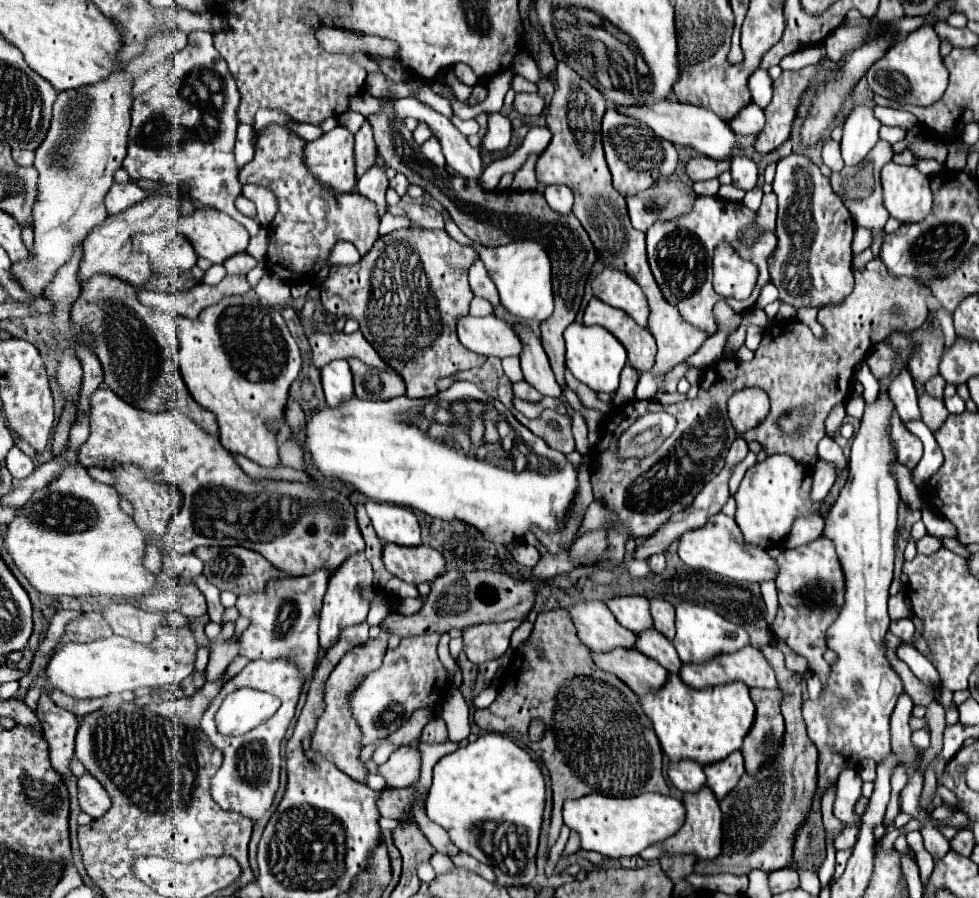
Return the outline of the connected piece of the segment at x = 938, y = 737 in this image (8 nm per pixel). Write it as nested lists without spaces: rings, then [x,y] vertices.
[[[933,701],[926,707],[925,717],[930,728],[930,747],[924,752],[924,759],[920,766],[921,771],[925,771],[931,760],[942,750],[943,732],[946,727],[945,710],[937,701]]]

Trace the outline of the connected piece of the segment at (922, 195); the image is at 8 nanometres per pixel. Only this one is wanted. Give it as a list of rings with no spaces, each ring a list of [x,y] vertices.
[[[889,162],[881,170],[881,182],[883,182],[883,204],[893,218],[901,222],[923,222],[927,214],[933,210],[929,176],[921,174],[915,166],[901,166],[901,164]]]

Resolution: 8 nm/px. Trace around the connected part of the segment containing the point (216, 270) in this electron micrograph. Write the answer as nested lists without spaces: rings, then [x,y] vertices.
[[[215,264],[205,272],[203,280],[205,280],[205,284],[217,284],[217,282],[221,282],[223,276],[225,276],[225,268],[221,264]]]

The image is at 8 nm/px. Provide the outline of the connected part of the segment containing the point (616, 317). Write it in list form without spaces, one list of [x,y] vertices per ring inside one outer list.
[[[591,298],[591,302],[585,308],[585,316],[583,316],[587,326],[599,324],[603,328],[607,328],[627,350],[629,354],[629,364],[639,372],[647,372],[653,368],[655,364],[655,354],[657,354],[657,342],[653,338],[653,334],[635,324],[635,320],[631,316],[627,316],[623,310],[619,308],[611,308],[609,304]]]

